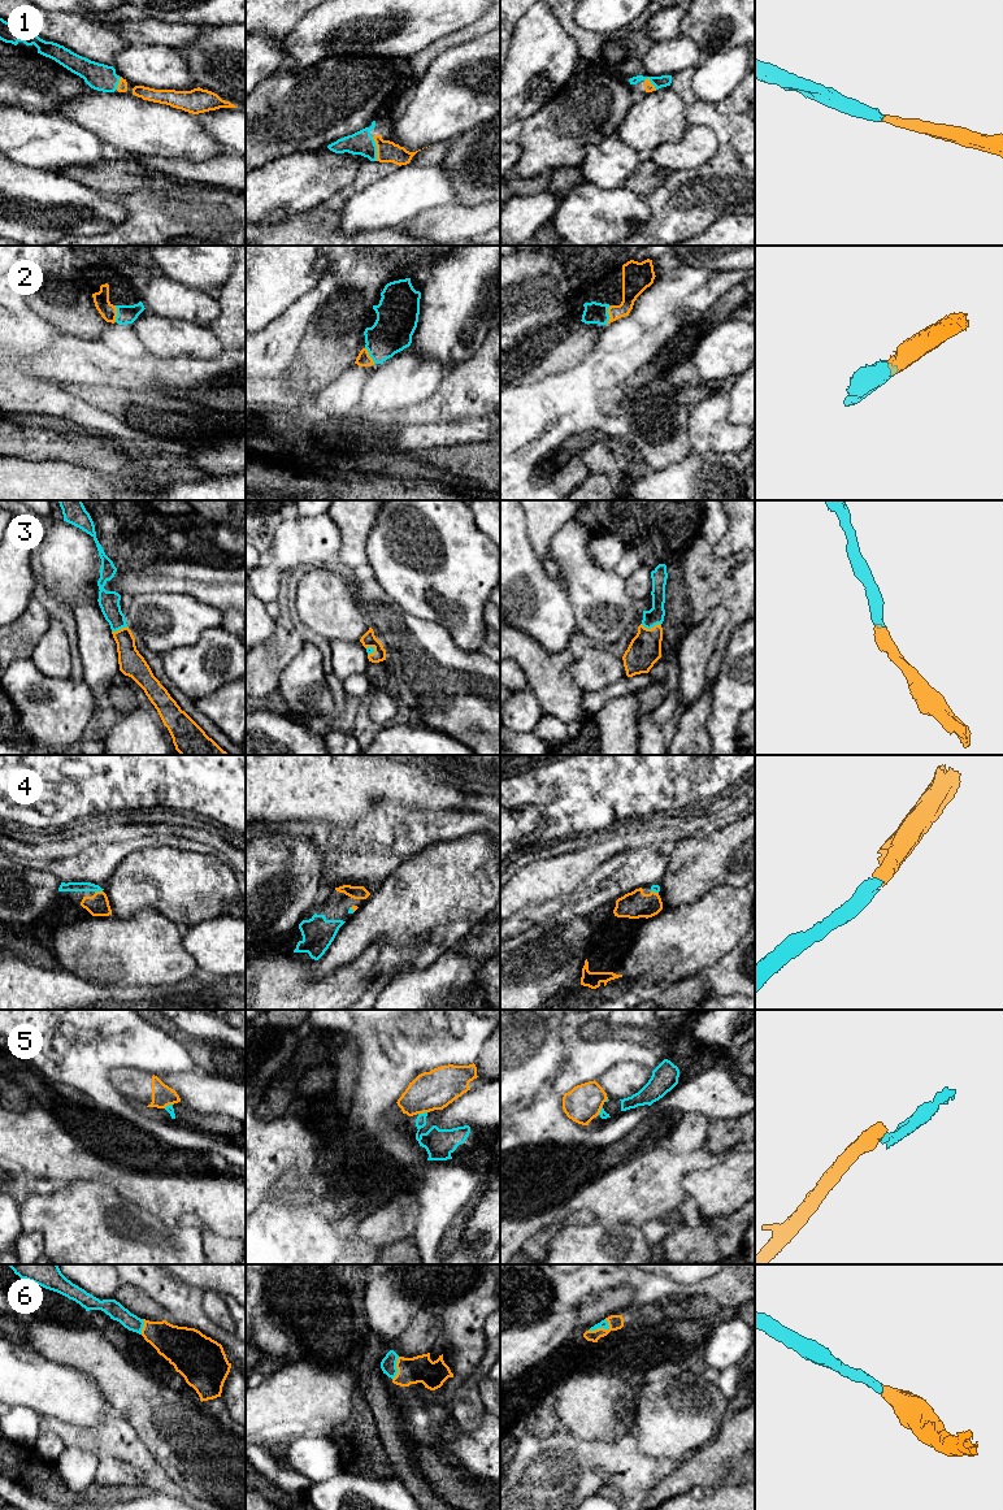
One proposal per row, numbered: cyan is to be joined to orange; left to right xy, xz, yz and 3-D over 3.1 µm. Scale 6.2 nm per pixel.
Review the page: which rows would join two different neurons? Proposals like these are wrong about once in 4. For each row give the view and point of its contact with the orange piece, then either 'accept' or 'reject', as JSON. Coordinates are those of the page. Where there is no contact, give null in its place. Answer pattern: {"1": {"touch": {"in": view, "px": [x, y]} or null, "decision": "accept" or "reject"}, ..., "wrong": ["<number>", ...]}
{"1": {"touch": {"in": "xz", "px": [377, 148]}, "decision": "accept"}, "2": {"touch": {"in": "yz", "px": [608, 313]}, "decision": "accept"}, "3": {"touch": {"in": "yz", "px": [651, 628]}, "decision": "accept"}, "4": {"touch": {"in": "xy", "px": [98, 892]}, "decision": "accept"}, "5": {"touch": {"in": "xz", "px": [422, 1113]}, "decision": "reject"}, "6": {"touch": {"in": "yz", "px": [600, 1328]}, "decision": "accept"}, "wrong": ["5"]}

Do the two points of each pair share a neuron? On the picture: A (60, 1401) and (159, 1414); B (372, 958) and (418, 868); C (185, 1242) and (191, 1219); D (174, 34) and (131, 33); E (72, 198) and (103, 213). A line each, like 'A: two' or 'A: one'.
A: two
B: two
C: two
D: one
E: one

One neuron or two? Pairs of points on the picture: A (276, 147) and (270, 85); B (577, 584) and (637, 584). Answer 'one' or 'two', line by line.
A: one
B: two

